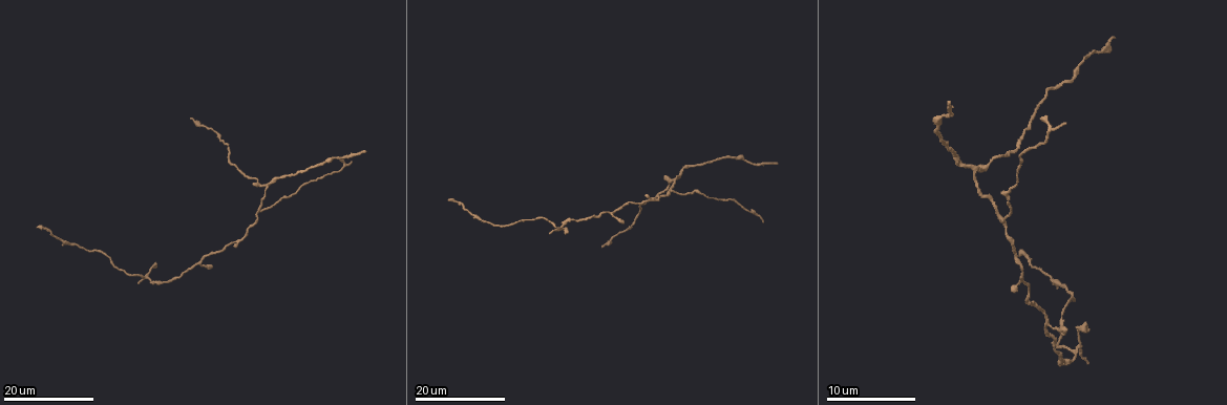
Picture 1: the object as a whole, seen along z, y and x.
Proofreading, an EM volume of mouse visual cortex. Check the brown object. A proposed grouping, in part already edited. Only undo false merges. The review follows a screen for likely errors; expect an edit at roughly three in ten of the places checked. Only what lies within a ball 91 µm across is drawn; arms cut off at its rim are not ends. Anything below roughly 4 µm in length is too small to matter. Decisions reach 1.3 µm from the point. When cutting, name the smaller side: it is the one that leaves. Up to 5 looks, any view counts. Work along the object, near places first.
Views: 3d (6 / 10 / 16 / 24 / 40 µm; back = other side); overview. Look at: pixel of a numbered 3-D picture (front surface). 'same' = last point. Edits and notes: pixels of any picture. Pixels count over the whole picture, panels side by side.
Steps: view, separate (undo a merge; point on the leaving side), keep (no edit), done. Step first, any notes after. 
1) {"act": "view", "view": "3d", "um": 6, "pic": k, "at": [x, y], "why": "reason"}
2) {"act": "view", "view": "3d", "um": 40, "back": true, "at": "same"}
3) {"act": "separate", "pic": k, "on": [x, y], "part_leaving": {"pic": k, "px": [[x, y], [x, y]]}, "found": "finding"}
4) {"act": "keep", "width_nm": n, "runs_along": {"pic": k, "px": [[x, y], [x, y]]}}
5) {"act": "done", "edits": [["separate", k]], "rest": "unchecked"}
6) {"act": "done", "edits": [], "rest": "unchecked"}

{"act": "view", "view": "3d", "um": 16, "pic": 1, "at": [266, 185], "why": "a fork"}

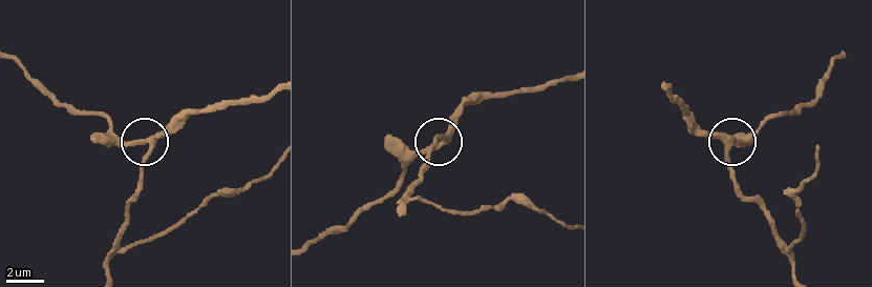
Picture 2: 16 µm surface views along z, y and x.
{"act": "view", "view": "3d", "um": 6, "pic": 2, "at": [735, 140], "why": "closer look"}

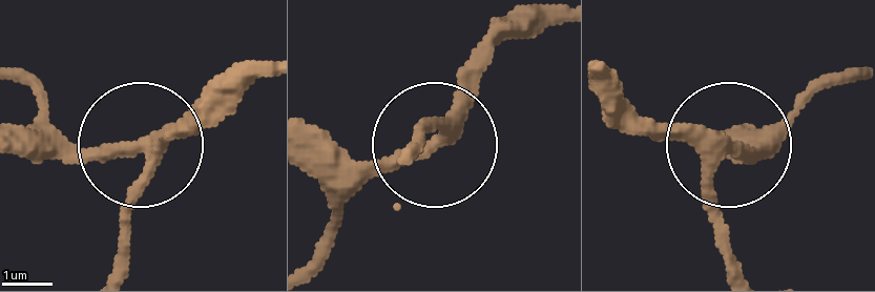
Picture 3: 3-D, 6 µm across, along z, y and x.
{"act": "keep", "width_nm": 260, "runs_along": {"pic": 3, "px": [[742, 267], [712, 191], [716, 145], [674, 137], [616, 83]]}, "found": "one neuron here"}

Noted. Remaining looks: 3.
{"act": "view", "view": "3d", "um": 24, "pic": 1, "at": [148, 277], "why": "four-way junction"}

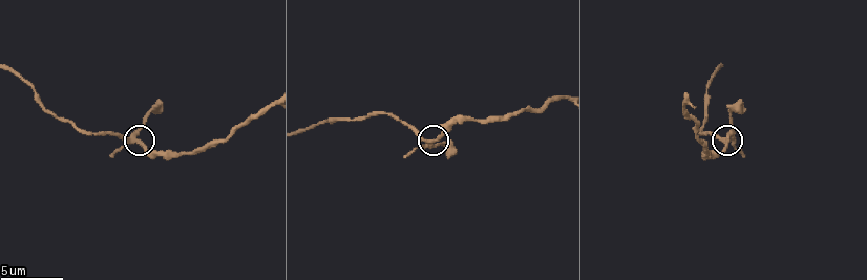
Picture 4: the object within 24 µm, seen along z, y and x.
{"act": "view", "view": "3d", "um": 6, "pic": 4, "at": [425, 142]}

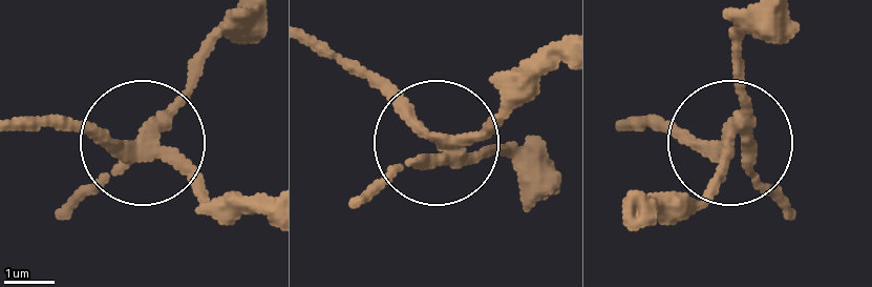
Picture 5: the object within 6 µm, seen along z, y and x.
{"act": "separate", "pic": 5, "on": [195, 67], "part_leaving": {"pic": 5, "px": [[154, 129], [230, 20]]}, "found": "two neurons meet here"}

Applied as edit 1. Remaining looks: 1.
{"act": "done", "edits": [["separate", 5]], "rest": "unchecked"}

